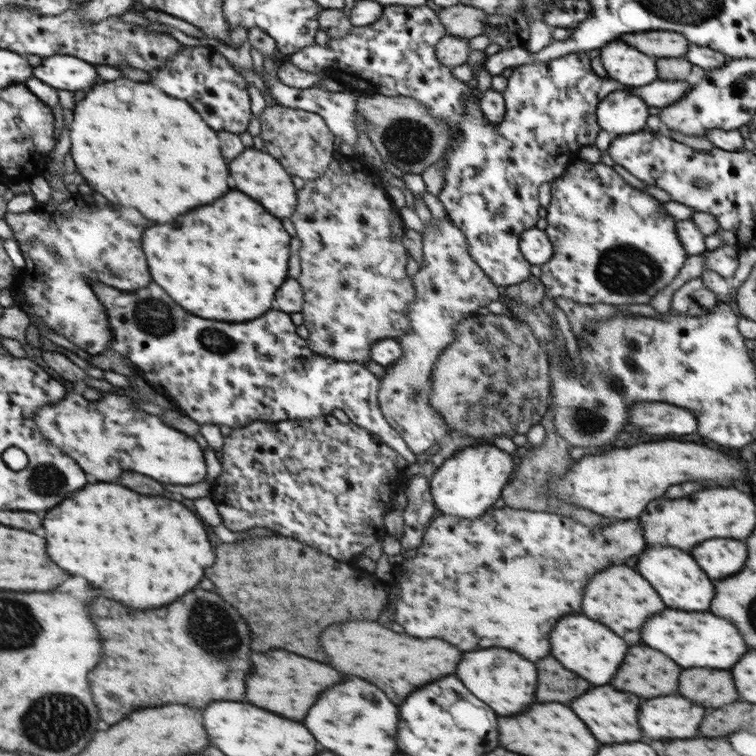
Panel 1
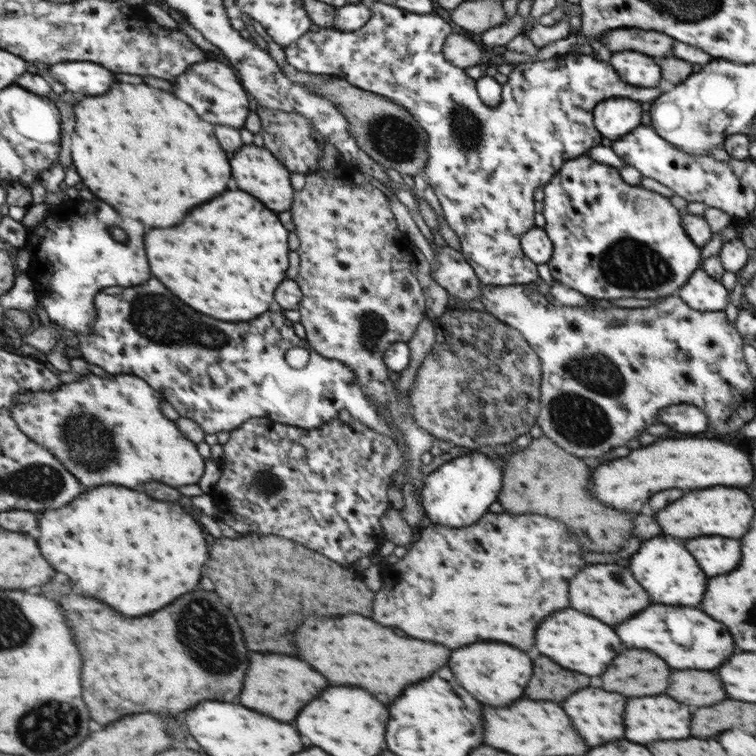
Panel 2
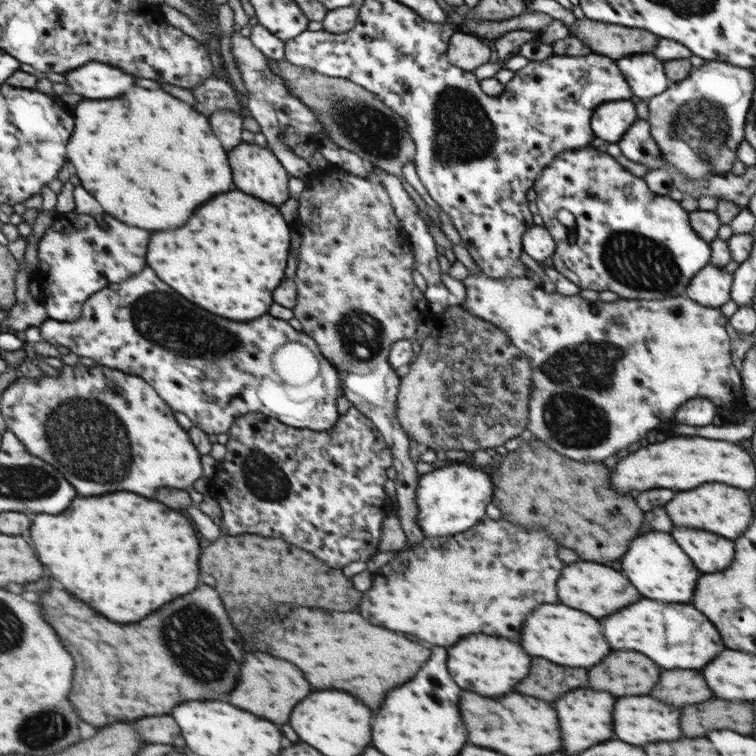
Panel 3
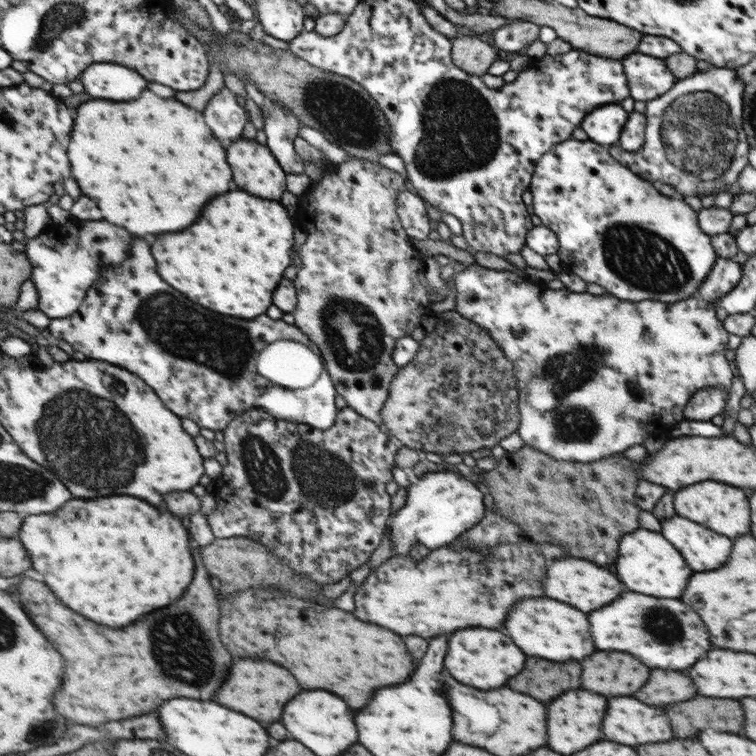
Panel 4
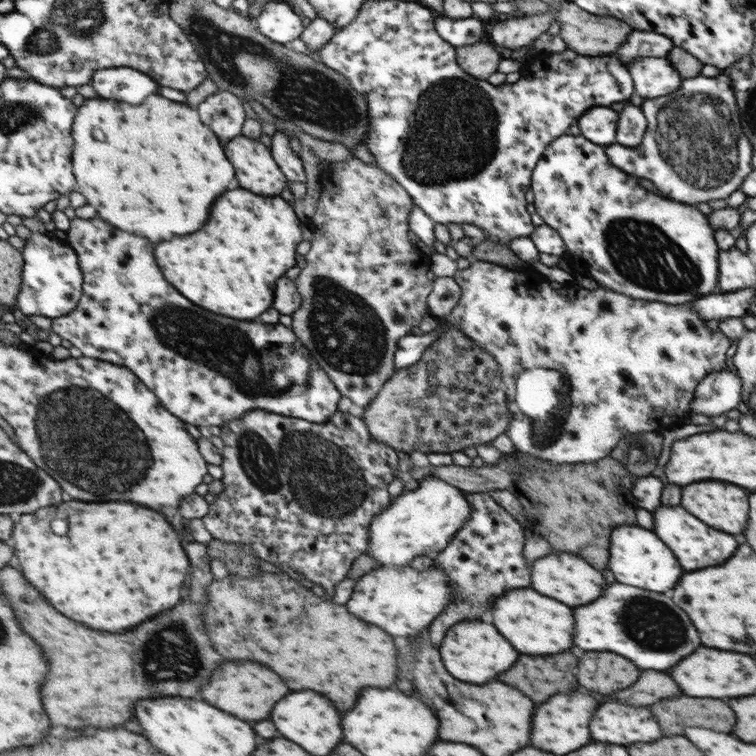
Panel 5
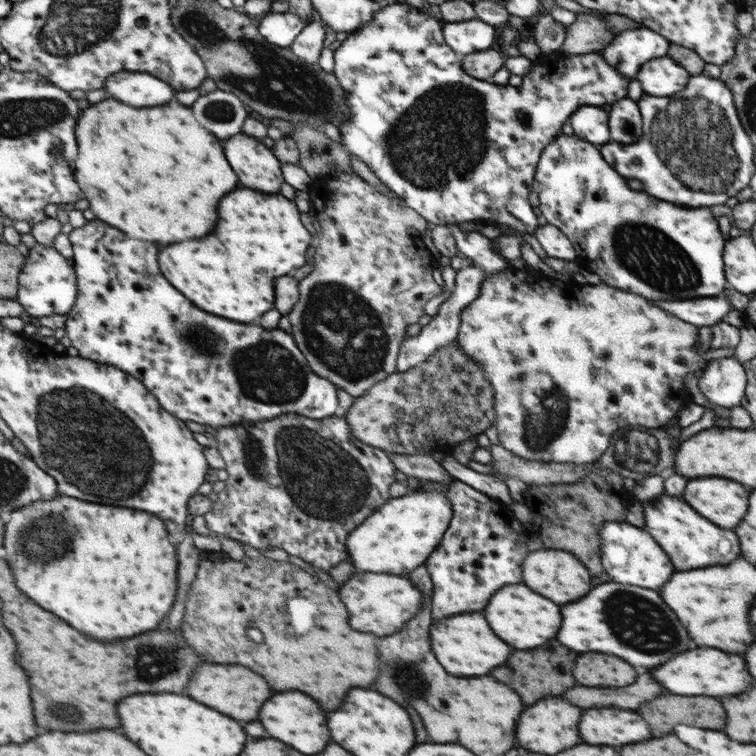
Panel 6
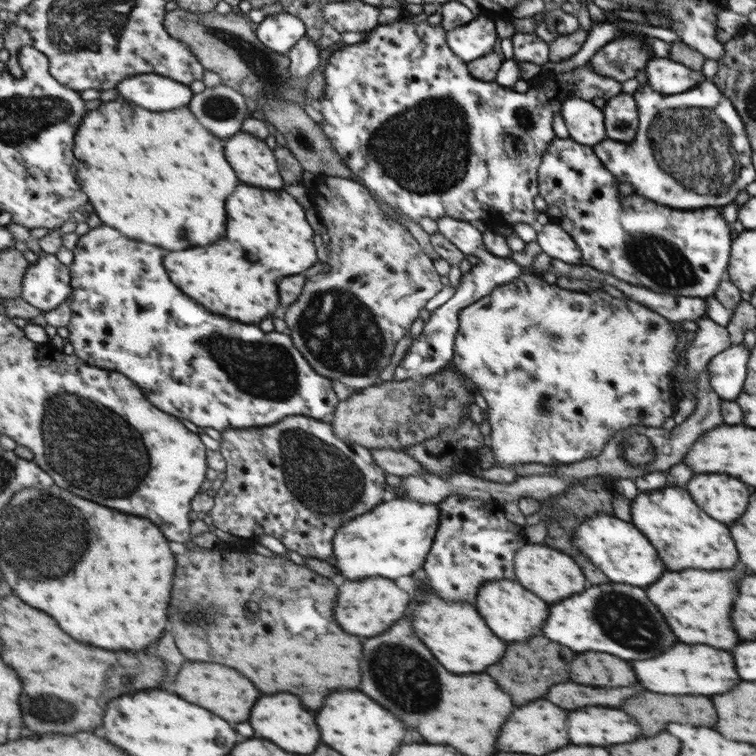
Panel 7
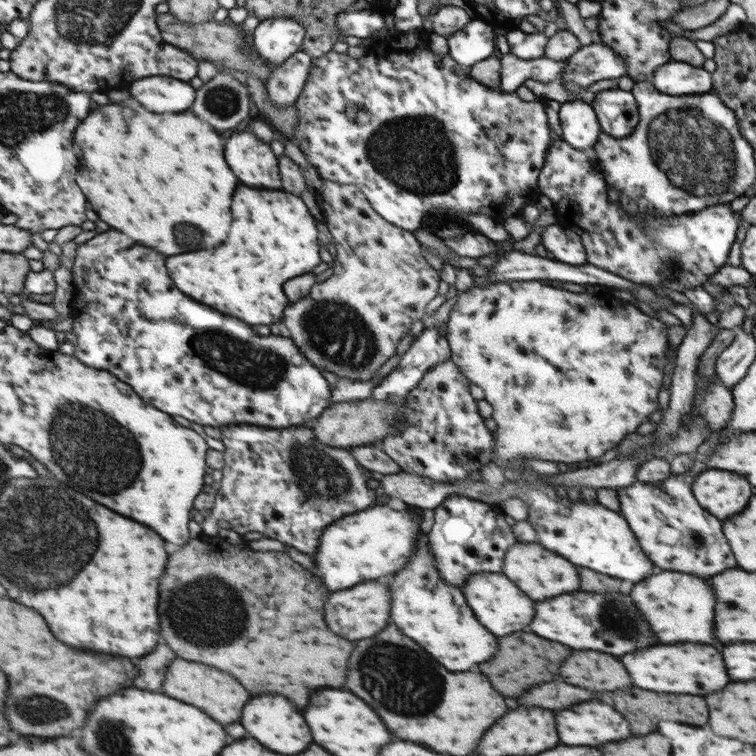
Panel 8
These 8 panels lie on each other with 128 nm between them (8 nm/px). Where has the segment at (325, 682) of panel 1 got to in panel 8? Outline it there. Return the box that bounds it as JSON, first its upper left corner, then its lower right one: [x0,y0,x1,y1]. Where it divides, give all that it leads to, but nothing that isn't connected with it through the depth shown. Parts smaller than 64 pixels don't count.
[163,658,249,724]

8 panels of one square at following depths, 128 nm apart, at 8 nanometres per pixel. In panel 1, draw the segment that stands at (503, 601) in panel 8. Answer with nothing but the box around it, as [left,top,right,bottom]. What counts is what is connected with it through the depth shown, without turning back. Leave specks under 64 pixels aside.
[549,614,627,686]

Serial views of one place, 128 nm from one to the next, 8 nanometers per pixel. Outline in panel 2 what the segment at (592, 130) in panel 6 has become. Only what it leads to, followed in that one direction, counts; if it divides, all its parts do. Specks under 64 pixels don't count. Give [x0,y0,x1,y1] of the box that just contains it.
[593,98,641,142]

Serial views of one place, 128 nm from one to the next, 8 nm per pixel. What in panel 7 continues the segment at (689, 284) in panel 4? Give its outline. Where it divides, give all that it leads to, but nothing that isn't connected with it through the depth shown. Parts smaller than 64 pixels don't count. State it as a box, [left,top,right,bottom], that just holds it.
[537,137,732,298]

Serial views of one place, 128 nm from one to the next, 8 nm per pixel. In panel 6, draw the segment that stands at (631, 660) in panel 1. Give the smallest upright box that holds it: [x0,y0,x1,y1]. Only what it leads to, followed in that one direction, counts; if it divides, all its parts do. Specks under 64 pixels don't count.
[573,654,635,686]

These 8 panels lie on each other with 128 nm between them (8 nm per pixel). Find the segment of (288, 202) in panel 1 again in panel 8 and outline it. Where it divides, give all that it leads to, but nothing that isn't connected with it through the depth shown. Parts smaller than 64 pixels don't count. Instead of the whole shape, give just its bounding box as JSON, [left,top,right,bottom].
[227,129,281,188]

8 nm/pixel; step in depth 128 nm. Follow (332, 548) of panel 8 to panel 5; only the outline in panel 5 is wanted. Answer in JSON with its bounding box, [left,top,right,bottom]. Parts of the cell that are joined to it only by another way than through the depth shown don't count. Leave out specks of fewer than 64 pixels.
[365,476,469,566]

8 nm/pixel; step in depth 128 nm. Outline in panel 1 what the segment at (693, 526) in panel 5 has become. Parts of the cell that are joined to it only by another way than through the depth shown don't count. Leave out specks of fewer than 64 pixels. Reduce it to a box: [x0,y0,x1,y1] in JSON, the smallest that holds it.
[689,540,745,578]

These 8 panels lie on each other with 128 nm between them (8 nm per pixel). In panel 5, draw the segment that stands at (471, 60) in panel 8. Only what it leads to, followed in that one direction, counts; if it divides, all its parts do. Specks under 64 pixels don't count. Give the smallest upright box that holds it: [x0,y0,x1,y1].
[433,16,483,48]

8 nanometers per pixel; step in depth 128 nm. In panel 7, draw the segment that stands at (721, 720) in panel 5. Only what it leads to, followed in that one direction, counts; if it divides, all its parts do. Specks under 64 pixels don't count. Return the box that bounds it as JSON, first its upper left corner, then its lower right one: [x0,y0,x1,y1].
[621,692,715,736]

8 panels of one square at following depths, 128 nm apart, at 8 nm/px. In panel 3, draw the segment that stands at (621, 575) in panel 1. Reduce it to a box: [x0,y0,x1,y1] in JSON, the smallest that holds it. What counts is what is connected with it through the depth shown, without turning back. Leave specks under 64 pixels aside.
[557,560,639,618]

